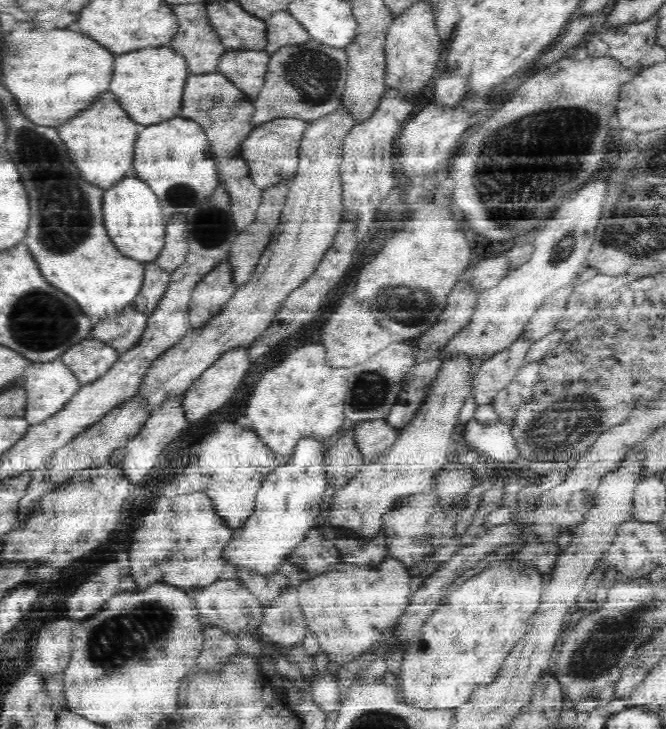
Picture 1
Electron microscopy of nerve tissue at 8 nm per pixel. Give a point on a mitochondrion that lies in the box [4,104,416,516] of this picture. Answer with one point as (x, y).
(58, 198)

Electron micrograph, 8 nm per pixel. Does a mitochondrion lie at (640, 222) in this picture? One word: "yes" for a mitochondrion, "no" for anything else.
yes

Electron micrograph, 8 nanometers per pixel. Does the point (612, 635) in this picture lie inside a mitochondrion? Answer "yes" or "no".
yes

